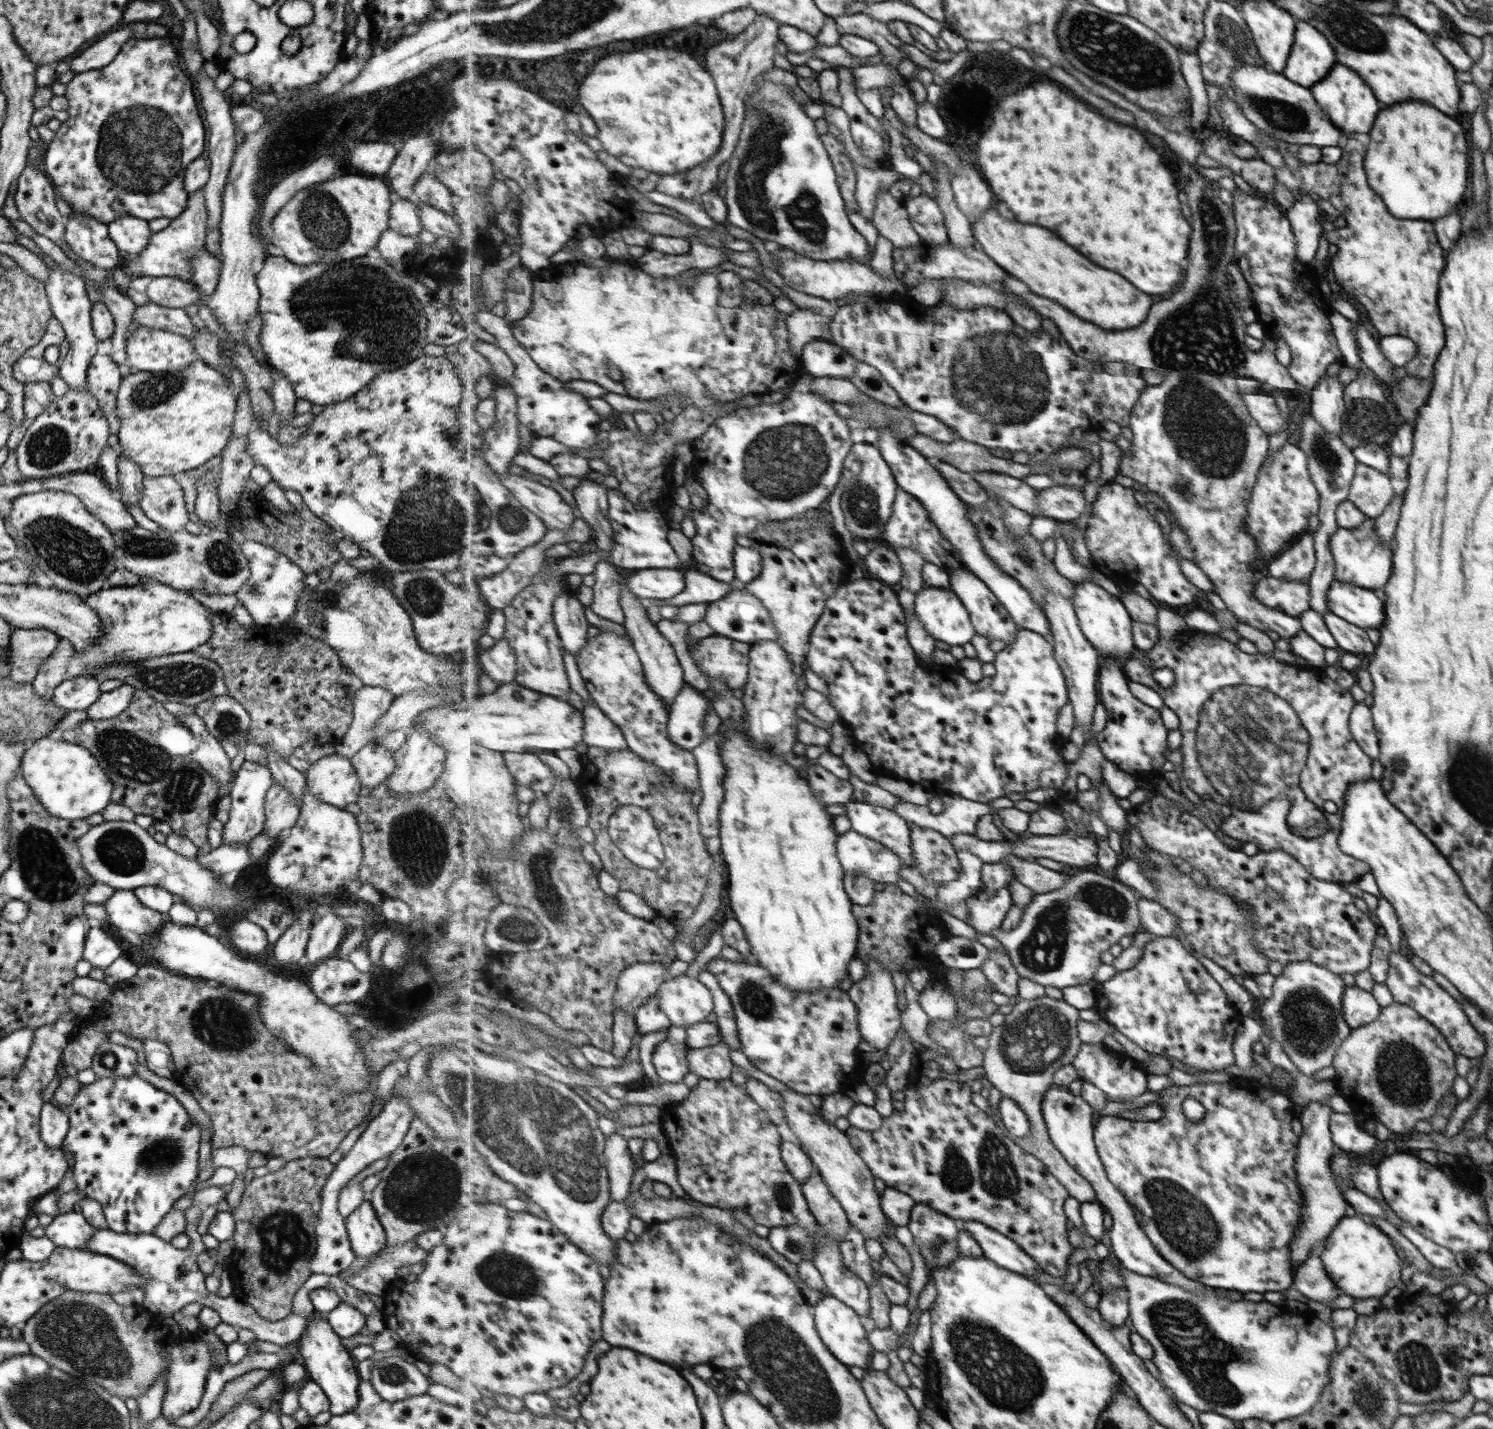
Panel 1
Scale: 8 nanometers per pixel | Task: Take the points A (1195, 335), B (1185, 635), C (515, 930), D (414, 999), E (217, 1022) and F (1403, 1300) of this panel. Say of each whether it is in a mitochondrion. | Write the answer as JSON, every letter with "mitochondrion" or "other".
{"A":"mitochondrion","B":"other","C":"mitochondrion","D":"other","E":"mitochondrion","F":"other"}

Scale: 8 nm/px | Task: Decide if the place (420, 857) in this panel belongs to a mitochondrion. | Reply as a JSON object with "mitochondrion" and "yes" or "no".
{"mitochondrion":"yes"}

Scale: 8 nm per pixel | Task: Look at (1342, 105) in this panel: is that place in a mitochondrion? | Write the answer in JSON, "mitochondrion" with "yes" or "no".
{"mitochondrion":"no"}

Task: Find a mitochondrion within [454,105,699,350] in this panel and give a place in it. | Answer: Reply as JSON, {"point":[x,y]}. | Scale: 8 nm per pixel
{"point":[613,125]}

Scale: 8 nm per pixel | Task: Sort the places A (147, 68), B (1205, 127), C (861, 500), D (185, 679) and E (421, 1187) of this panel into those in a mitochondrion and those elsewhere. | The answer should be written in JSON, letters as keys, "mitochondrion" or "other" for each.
{"A":"other","B":"other","C":"mitochondrion","D":"mitochondrion","E":"mitochondrion"}

